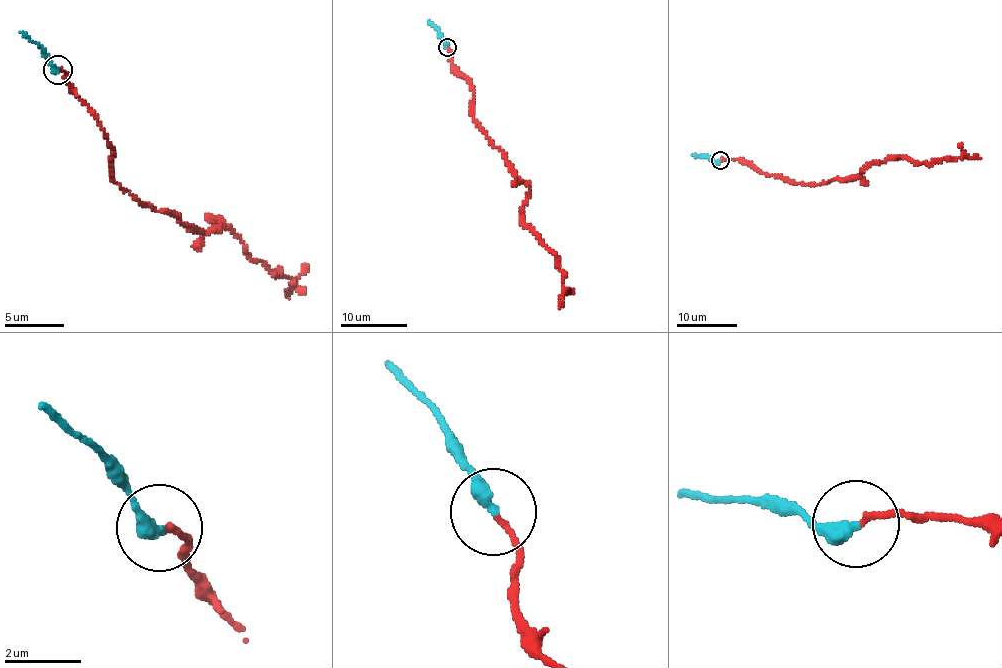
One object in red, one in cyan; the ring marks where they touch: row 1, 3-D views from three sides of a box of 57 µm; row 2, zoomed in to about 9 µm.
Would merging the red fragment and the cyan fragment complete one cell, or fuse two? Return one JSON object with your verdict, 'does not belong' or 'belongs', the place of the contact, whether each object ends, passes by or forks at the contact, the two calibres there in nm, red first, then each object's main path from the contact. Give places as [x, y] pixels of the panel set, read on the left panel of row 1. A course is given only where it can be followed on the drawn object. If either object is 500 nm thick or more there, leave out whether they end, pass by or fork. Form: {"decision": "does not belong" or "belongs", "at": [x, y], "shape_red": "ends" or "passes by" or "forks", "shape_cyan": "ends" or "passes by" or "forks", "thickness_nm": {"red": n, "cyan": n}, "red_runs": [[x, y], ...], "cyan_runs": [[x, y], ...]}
{"decision": "belongs", "at": [57, 69], "shape_red": "ends", "shape_cyan": "ends", "thickness_nm": {"red": 130, "cyan": 400}, "red_runs": [[58, 69], [110, 142], [110, 178], [187, 228], [209, 233], [219, 218], [208, 218], [291, 279], [286, 297]], "cyan_runs": [[58, 69], [38, 46], [20, 32]]}

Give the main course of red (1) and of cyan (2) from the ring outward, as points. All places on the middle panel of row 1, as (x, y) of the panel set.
1: (447, 47), (452, 69), (473, 87), (470, 116), (528, 188), (522, 224), (555, 254), (563, 274), (558, 309)
2: (447, 47), (438, 29), (428, 21)

